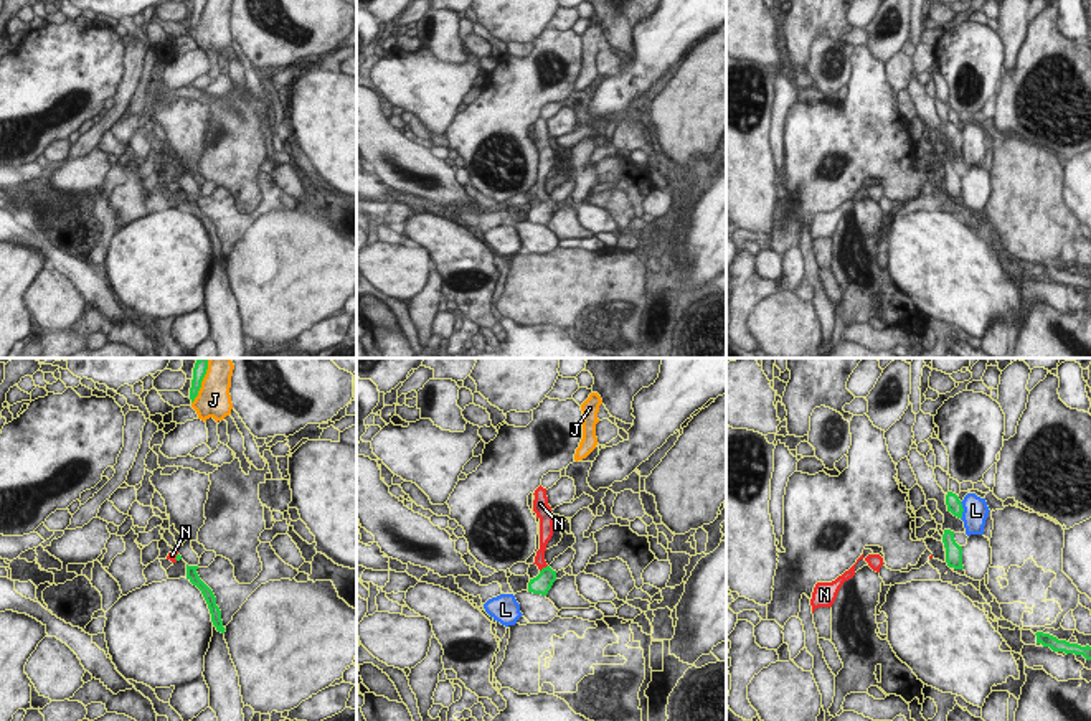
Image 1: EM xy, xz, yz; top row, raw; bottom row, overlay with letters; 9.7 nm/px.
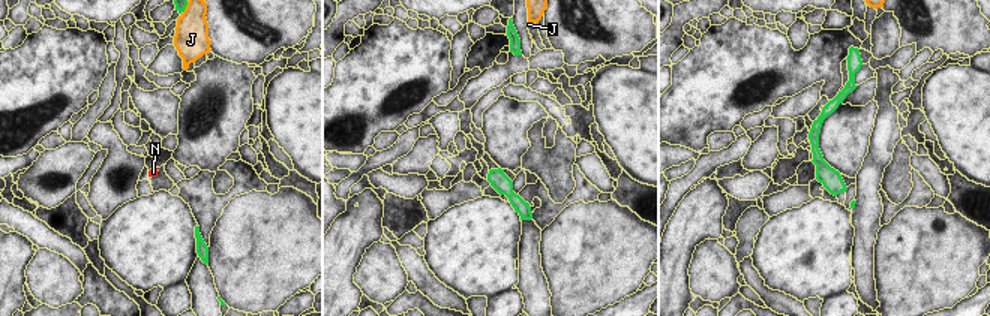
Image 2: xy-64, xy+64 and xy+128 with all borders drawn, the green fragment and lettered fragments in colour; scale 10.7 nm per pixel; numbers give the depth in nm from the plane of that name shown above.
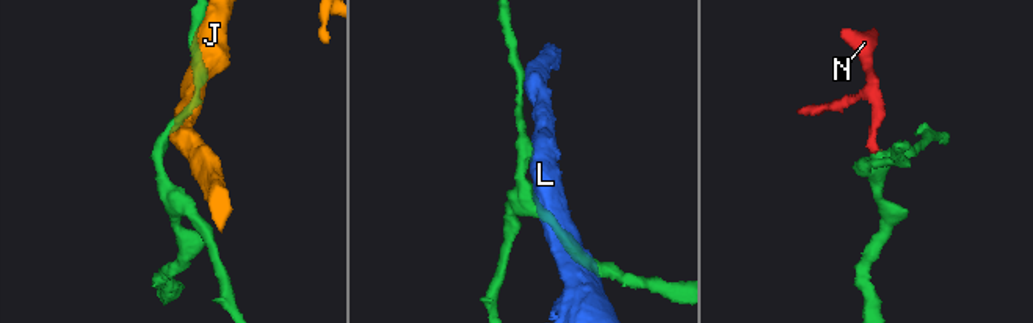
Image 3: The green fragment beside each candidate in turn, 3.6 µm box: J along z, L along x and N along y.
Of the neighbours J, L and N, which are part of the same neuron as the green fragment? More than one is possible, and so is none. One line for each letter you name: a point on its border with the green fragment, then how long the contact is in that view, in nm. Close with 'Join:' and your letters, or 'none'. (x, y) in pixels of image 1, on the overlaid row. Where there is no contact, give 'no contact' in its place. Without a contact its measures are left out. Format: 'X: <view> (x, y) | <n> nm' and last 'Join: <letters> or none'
N: xz (543, 568) | 110 nm
Join: N

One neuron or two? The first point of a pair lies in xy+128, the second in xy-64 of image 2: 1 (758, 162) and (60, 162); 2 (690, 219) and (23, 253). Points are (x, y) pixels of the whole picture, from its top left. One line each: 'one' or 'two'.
1: one
2: one

